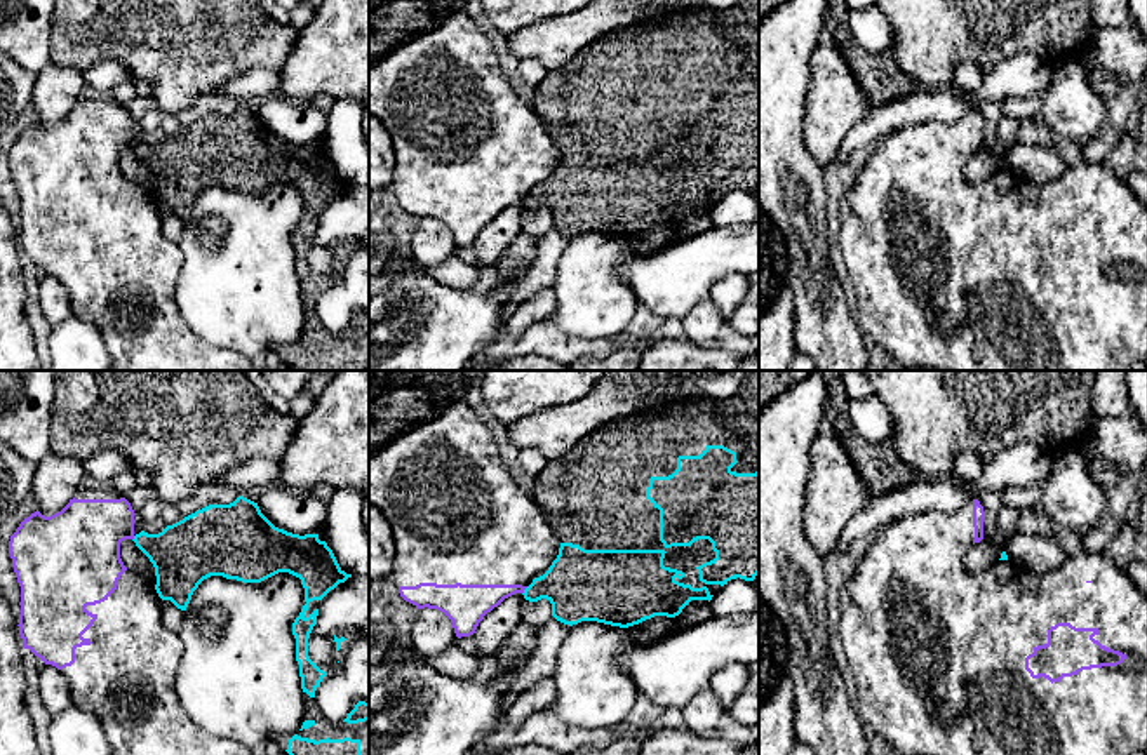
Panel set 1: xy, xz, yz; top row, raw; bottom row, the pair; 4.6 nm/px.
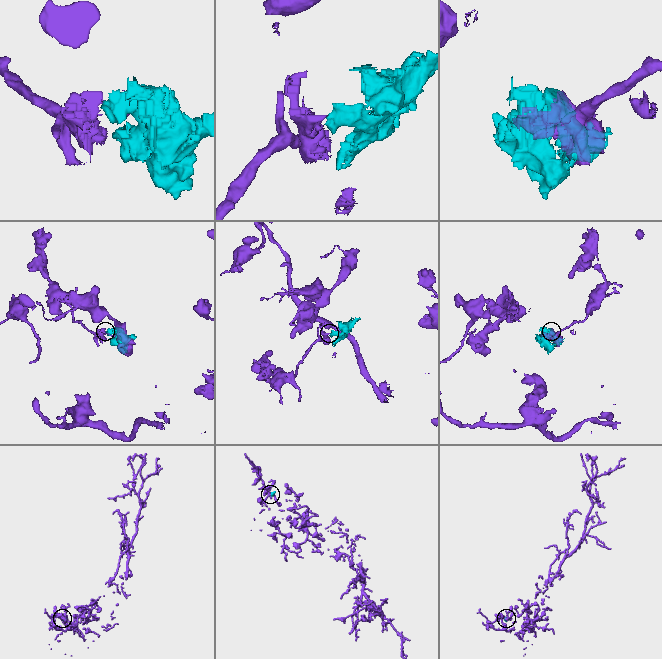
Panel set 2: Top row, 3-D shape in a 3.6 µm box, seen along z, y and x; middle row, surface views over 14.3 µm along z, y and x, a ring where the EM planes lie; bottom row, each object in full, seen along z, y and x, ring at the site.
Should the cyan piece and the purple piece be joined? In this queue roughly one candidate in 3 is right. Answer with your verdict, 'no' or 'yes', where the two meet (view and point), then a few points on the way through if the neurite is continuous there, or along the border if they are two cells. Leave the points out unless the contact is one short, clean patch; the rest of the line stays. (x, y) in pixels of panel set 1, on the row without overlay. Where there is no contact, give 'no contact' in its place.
no; contact xz (524, 200); border xz (528, 197), (523, 204)

